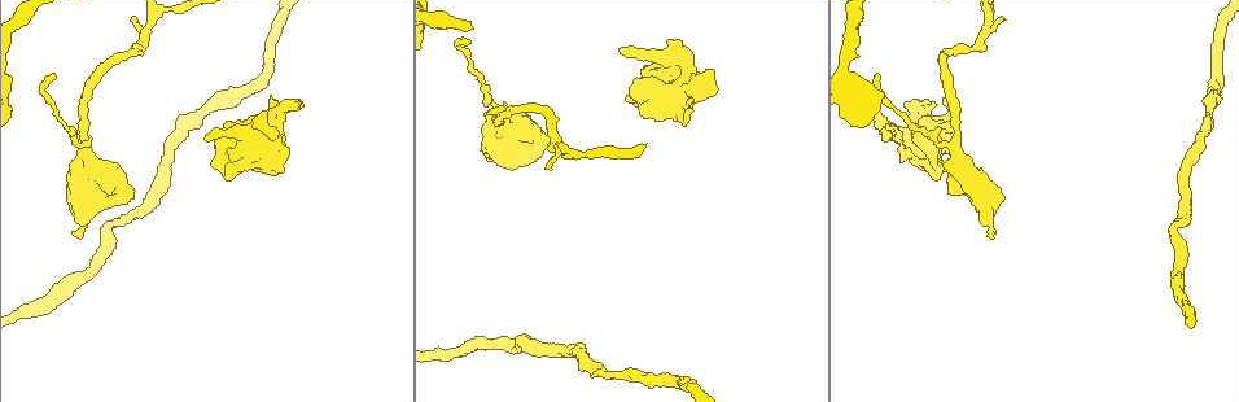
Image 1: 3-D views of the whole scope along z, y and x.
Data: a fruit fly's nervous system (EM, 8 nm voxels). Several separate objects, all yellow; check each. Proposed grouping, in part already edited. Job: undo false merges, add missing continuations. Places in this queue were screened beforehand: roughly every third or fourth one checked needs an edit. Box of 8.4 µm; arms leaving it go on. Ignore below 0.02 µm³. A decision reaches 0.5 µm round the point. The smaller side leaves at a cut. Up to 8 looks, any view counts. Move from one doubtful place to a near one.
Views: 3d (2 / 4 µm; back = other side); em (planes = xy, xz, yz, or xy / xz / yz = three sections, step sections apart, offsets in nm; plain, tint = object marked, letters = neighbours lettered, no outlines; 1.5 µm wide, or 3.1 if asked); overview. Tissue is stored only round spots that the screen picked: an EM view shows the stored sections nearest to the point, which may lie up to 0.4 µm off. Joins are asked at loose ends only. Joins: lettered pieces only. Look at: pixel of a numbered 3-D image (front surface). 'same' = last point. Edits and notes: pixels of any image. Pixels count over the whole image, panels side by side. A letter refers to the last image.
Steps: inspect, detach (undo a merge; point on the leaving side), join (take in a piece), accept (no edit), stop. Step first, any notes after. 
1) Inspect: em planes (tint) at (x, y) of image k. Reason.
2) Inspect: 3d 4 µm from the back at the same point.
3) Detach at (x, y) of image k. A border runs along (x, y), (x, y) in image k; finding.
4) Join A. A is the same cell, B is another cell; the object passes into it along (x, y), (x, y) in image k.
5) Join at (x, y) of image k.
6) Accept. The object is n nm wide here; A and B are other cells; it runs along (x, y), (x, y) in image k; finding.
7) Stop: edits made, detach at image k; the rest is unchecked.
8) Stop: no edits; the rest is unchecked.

Inspect: 3d 2 µm at (542, 109) of image 1. Sharp bend.

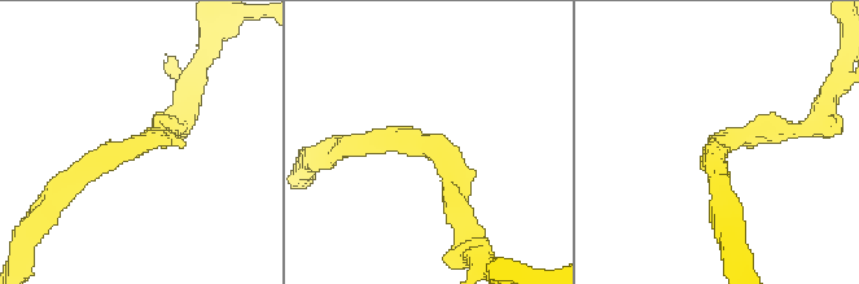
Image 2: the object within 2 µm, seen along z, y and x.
Inspect: em planes (tint) at (717, 145) of image 2. The arms are 180, 180 nm wide.

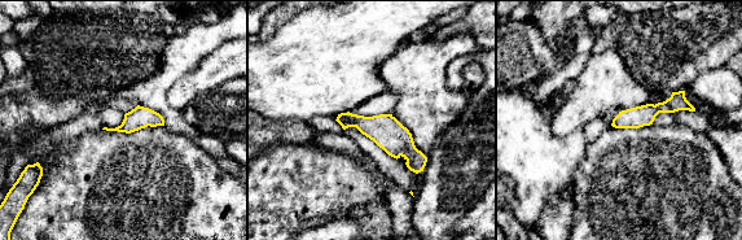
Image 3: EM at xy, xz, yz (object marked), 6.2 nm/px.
Inspect: em planes (letters) at the same point. See the neighbours.

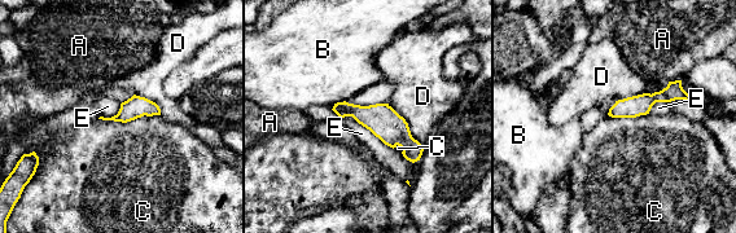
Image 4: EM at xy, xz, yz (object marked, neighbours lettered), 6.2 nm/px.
Accept. The object is 130 nm wide here; A, B, C, D and E are other cells; a border runs along (160, 114), (126, 122), (99, 119) in image 4; all the same cell.

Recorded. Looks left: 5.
Inspect: em planes (plain) at (276, 100) of image 1. Tapers out.

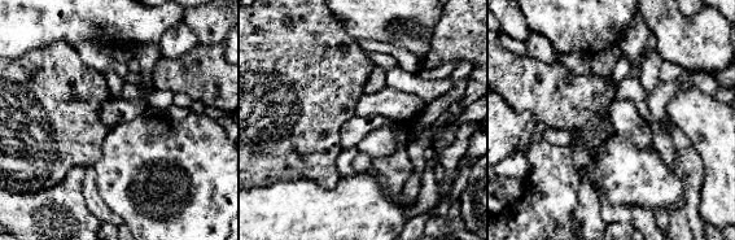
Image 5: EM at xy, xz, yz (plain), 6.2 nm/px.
Inspect: em planes (tint) at the same point.

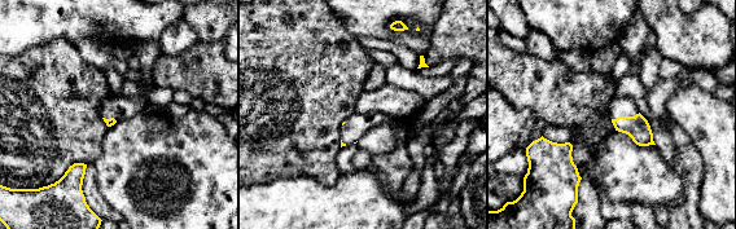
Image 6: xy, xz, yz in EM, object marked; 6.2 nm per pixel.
Inspect: em planes (letters) at the same point. What lies round it.

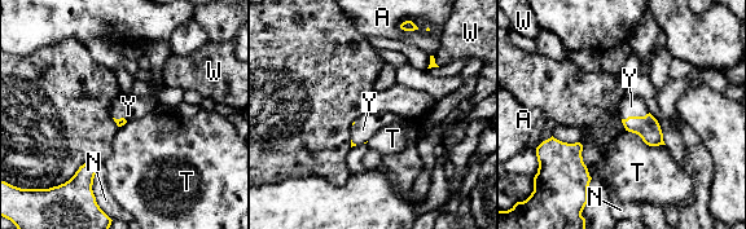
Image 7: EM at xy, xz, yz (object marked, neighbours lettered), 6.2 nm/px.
Join Y. Y is the same cell, A, N, T and W are other cells; the object passes into it along (646, 127), (635, 117), (631, 106) in image 7; it goes on there.

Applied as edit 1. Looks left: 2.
Stop: edits made, join at image 7; the rest is unchecked.

